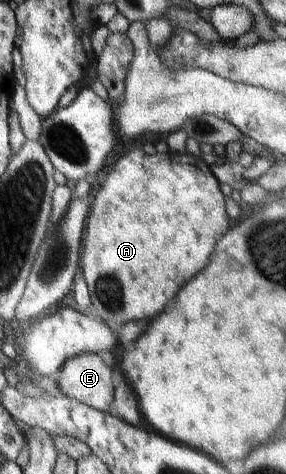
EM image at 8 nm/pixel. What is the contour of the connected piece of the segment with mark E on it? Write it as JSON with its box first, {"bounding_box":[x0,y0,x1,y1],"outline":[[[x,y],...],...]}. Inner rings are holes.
{"bounding_box":[56,353,114,413],"outline":[[[83,353],[67,359],[56,376],[59,376],[57,383],[65,396],[81,401],[104,413],[111,408],[114,401],[112,369],[97,353]]]}

